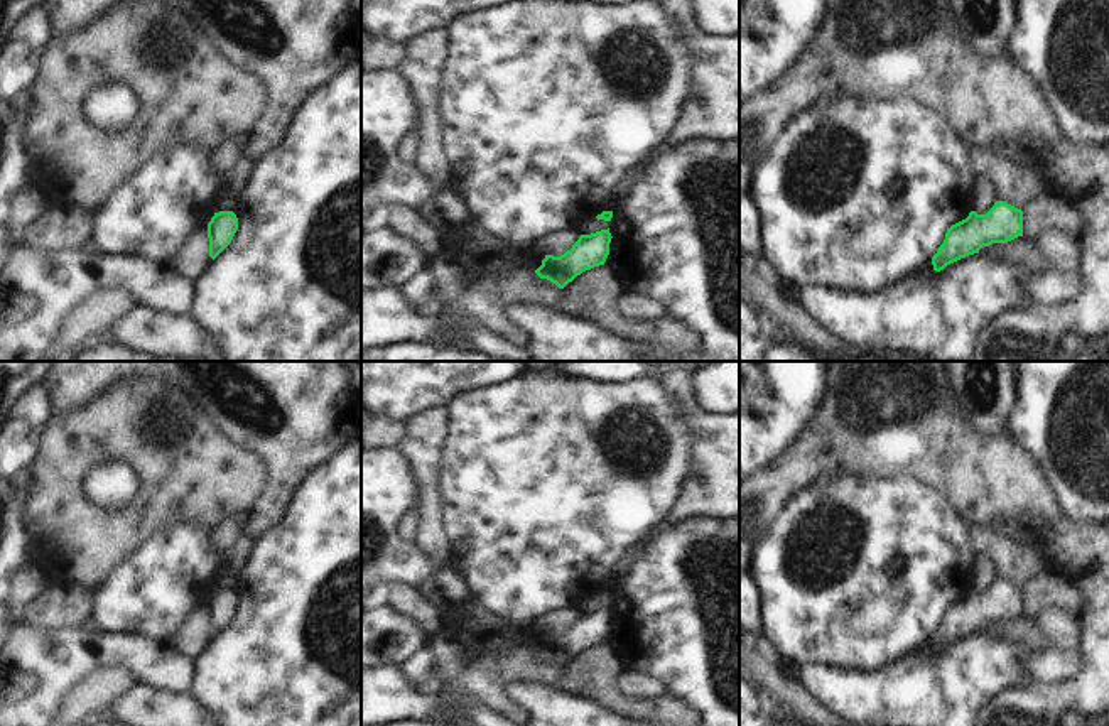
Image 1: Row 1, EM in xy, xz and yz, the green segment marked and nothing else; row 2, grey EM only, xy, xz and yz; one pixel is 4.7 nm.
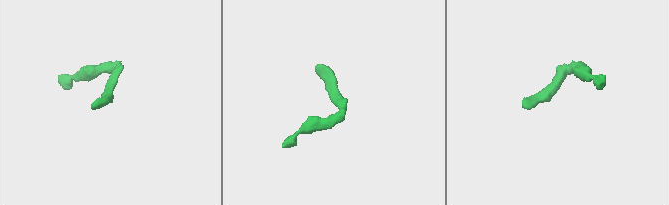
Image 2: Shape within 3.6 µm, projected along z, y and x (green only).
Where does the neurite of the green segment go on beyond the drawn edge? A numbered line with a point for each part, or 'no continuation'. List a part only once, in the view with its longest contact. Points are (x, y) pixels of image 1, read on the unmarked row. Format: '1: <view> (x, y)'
no continuation

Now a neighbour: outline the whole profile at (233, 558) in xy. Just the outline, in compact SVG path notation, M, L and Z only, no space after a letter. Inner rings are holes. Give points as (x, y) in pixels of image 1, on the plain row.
M243 534L230 549L221 552L223 577L216 591L235 589L241 567L246 562L253 545L255 545L255 539L250 539Z

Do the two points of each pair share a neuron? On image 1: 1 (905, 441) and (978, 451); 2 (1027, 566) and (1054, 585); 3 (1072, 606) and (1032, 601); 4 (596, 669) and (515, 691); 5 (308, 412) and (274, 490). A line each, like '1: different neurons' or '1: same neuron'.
1: same neuron
2: different neurons
3: same neuron
4: different neurons
5: same neuron

